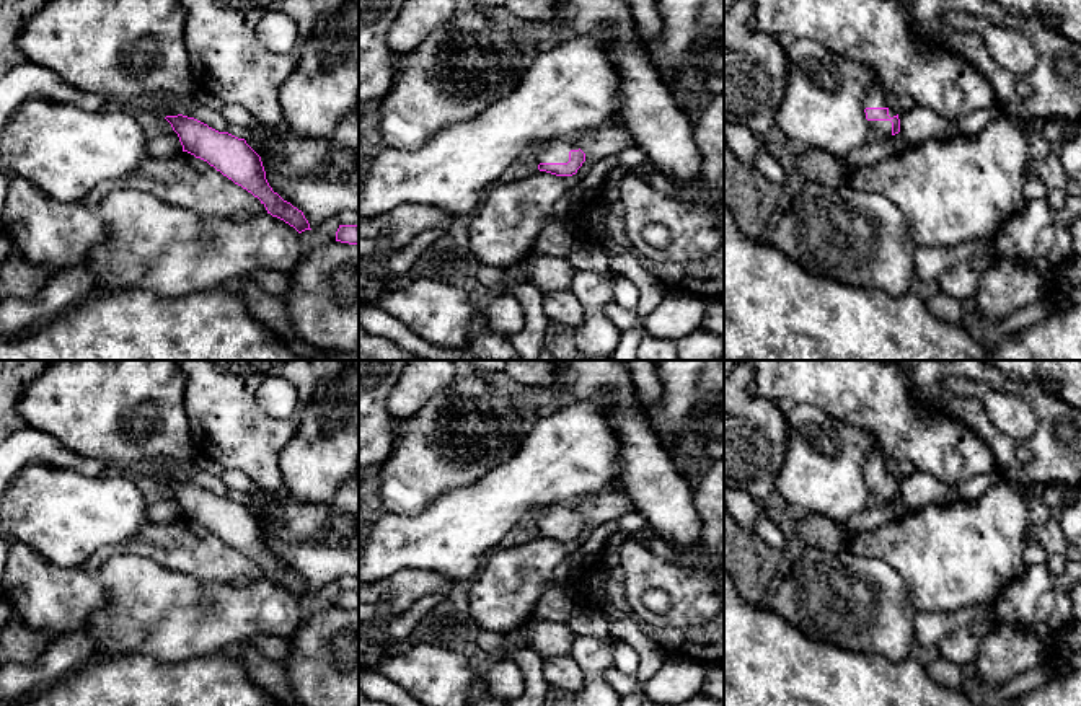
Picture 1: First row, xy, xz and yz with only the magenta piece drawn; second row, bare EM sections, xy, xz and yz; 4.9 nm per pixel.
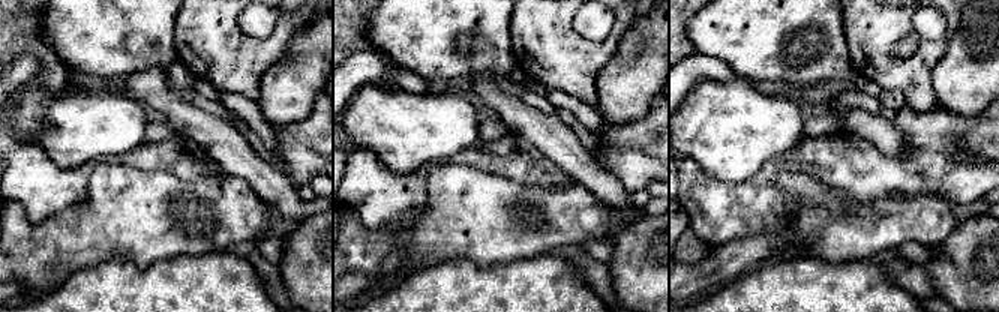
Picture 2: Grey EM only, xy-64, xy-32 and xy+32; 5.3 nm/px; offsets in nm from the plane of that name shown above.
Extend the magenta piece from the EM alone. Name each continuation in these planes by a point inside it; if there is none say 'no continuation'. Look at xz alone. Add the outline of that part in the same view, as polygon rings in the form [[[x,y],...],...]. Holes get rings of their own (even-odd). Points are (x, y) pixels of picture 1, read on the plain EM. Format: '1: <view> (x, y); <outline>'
1: xz (556, 516); [[[551,504],[540,507],[535,512],[535,525],[536,528],[567,528],[569,517],[579,515],[579,512],[572,505],[564,504]]]

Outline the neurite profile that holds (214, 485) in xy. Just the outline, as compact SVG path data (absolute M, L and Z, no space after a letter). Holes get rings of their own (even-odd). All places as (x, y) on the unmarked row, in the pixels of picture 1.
M192 468L189 471L181 473L181 478L188 483L194 483L194 484L207 489L209 492L212 492L218 497L227 497L228 489L220 476L214 476L207 471L197 471Z

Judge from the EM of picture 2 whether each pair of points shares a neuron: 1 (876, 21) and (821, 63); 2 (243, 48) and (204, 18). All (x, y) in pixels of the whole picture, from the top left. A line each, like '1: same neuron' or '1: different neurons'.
1: different neurons
2: same neuron

